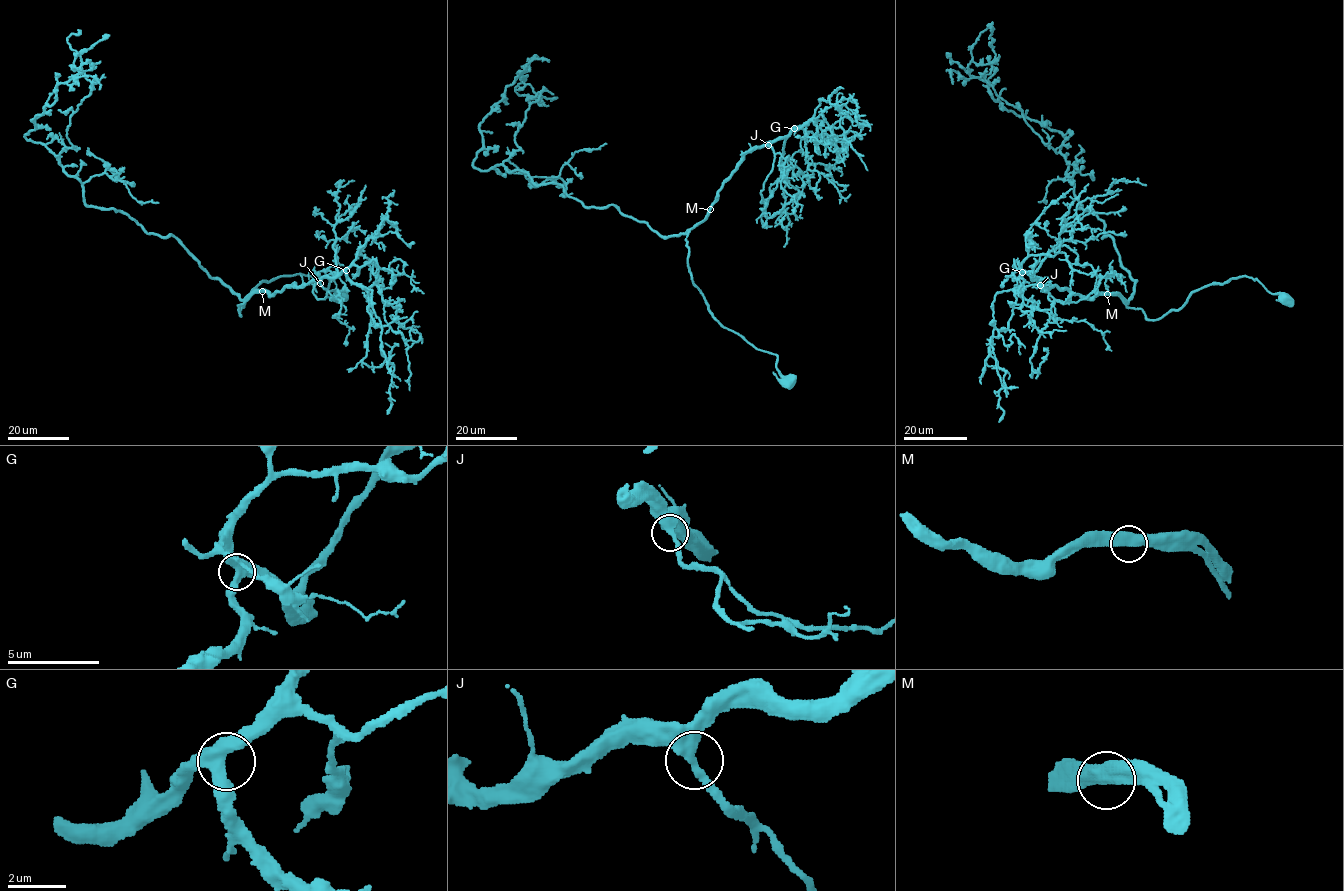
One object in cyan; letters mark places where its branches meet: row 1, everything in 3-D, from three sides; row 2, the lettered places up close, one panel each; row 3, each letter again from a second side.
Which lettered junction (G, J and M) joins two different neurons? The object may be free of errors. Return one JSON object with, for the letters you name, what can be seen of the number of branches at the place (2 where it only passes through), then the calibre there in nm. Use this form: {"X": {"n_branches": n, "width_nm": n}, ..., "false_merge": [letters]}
{"false_merge": []}

